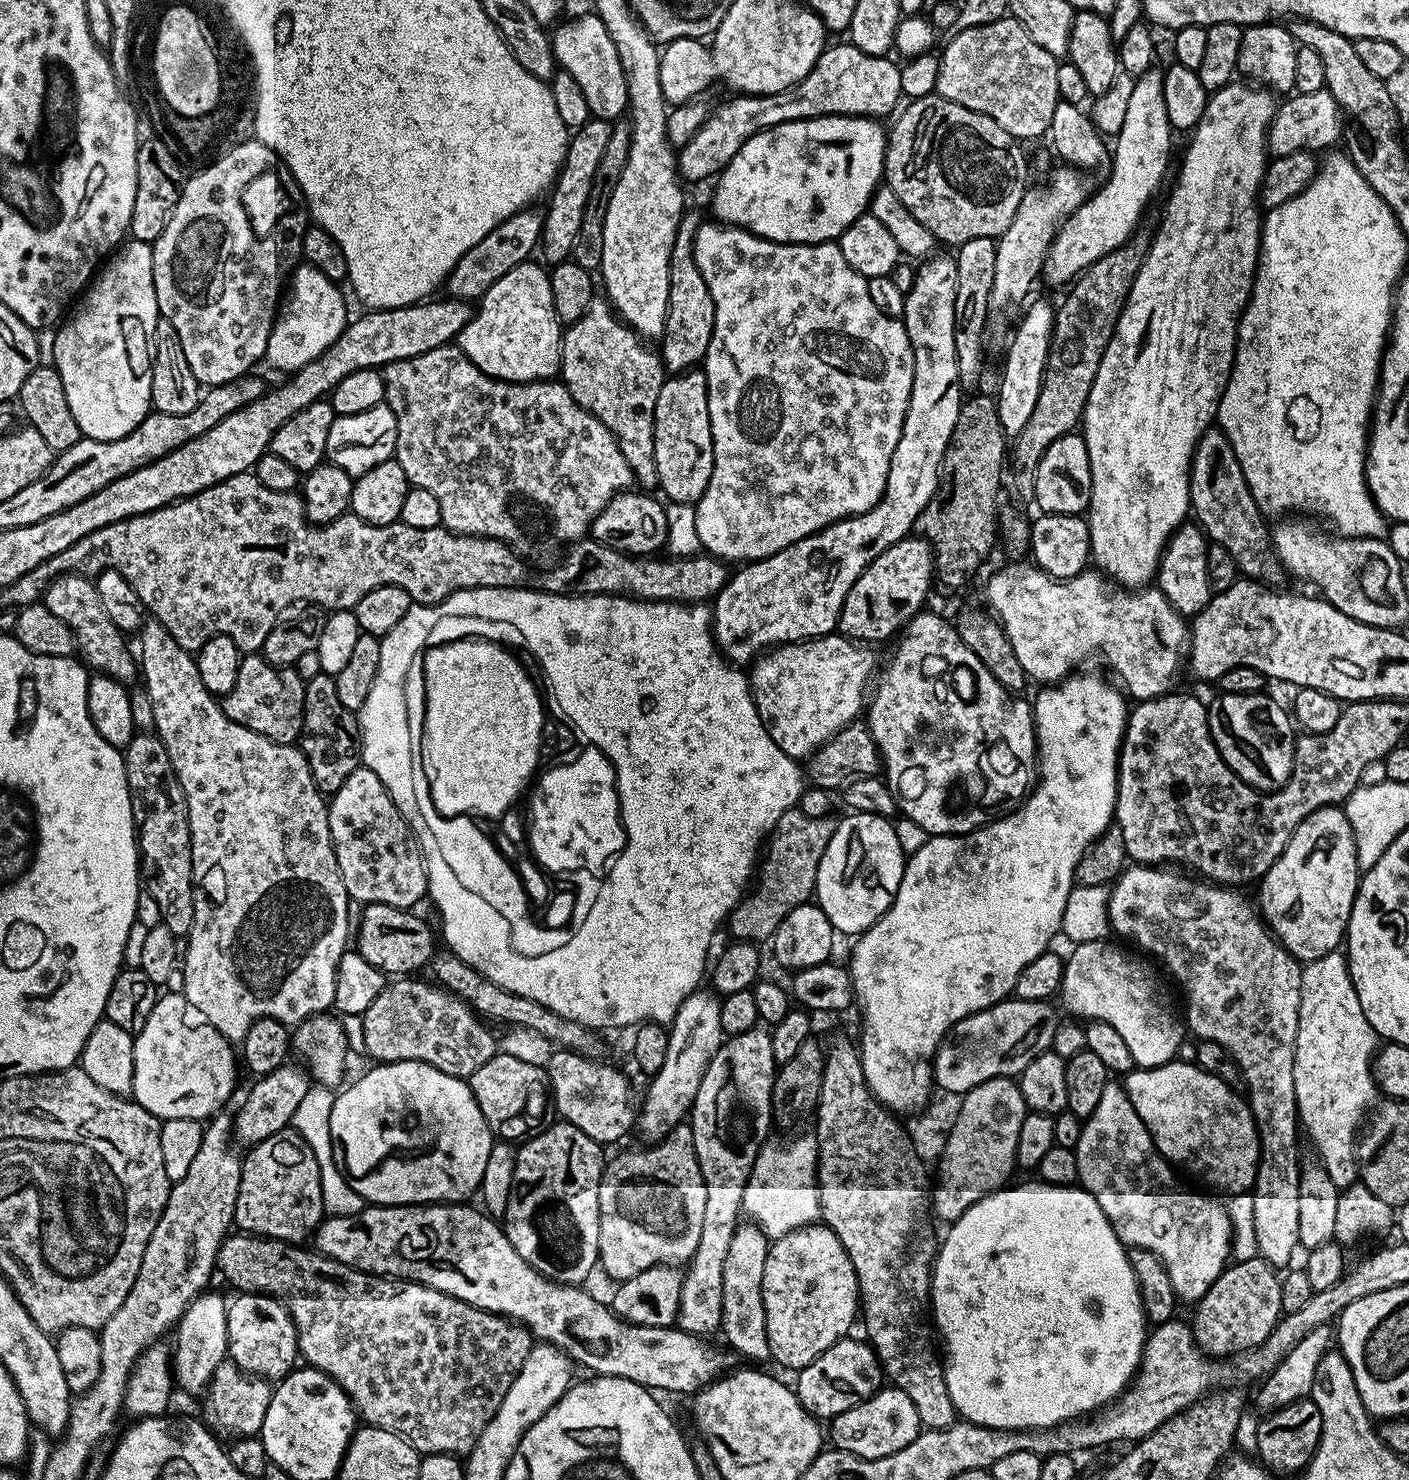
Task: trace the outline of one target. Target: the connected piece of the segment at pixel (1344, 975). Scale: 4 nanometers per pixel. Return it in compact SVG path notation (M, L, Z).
M1337 950L1307 961L1300 974L1298 1038L1294 1054L1296 1114L1303 1135L1320 1155L1316 1155L1319 1163L1340 1190L1358 1180L1358 1133L1362 1121L1378 1100L1372 1077L1372 1058L1377 1051L1378 1037L1366 1014L1362 1014L1362 1002L1358 1002L1350 978L1347 955Z

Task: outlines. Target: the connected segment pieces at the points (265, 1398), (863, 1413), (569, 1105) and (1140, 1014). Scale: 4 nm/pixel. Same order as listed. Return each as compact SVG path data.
M225 1358L214 1370L208 1387L203 1393L203 1423L217 1437L225 1438L256 1438L262 1430L262 1422L266 1422L266 1410L270 1410L270 1398L273 1385L264 1377L244 1372L234 1361Z
M895 1386L881 1387L870 1399L832 1417L831 1447L837 1452L854 1454L863 1460L886 1458L890 1454L898 1454L898 1450L906 1450L914 1438L918 1438L922 1425L918 1418L918 1410L914 1410L914 1402L902 1394Z
M553 1051L546 1063L550 1100L560 1111L559 1119L565 1124L578 1126L595 1144L616 1144L628 1131L633 1131L638 1112L632 1108L632 1088L616 1072L603 1068L600 1062L577 1052Z
M1102 939L1077 944L1071 949L1072 953L1067 953L1058 1000L1064 1003L1066 1011L1076 1015L1073 1017L1114 1026L1114 1030L1122 1034L1126 1046L1130 1046L1130 1054L1140 1068L1167 1064L1179 1050L1186 1028L1179 1015L1172 1016L1168 988L1160 981L1161 973L1156 973L1146 961L1131 956L1126 949L1119 948L1124 947L1119 943L1108 943L1107 939Z

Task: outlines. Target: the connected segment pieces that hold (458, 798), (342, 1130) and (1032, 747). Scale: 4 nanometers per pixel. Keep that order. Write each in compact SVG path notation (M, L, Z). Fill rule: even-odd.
M462 640L450 642L441 650L431 651L428 656L428 736L424 736L424 768L428 768L428 776L432 776L432 796L436 796L436 808L444 808L444 816L463 818L467 812L473 812L476 818L500 818L511 809L512 796L516 796L516 788L524 784L524 776L528 776L528 768L532 768L532 760L536 760L536 732L540 732L540 704L536 704L536 692L532 692L532 684L524 680L524 672L516 668L516 660L512 656L504 656L500 648L492 648L492 643L485 640Z
M426 1062L377 1063L372 1067L376 1068L362 1073L345 1092L340 1090L335 1093L334 1110L330 1110L332 1157L338 1170L348 1179L348 1185L372 1206L423 1206L437 1202L467 1201L467 1196L471 1192L473 1195L480 1187L482 1174L486 1174L486 1158L490 1158L490 1150L494 1143L494 1133L488 1129L486 1118L482 1118L482 1110L478 1110L478 1102L467 1079L446 1074Z
M921 610L904 625L902 635L895 641L896 649L892 652L892 657L888 660L888 665L879 673L878 679L875 681L874 687L870 692L870 699L866 704L866 723L870 734L874 738L874 742L880 751L880 759L882 761L882 776L888 785L888 789L894 794L896 799L897 809L902 813L906 819L913 820L928 833L929 836L958 836L968 835L975 832L977 829L984 827L993 820L1007 815L1013 809L1020 806L1023 800L1029 795L1030 789L1035 783L1038 774L1038 749L1036 747L1036 728L1035 720L1033 718L1032 704L1029 701L1016 701L1016 699L1007 688L1004 688L993 674L986 669L982 660L978 658L972 651L970 646L966 646L960 640L960 635L956 633L955 627L951 623L947 624L942 617L936 612L928 612L929 610ZM955 668L964 668L970 670L971 674L976 676L976 698L971 702L966 702L954 689L948 685L948 675L951 674ZM959 780L966 780L966 808L960 809L958 812L951 812L948 809L948 791L951 790L952 784L956 784Z

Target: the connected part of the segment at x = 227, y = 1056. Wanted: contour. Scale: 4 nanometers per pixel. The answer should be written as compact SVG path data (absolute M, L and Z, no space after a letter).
M183 993L159 995L153 1010L150 1010L150 1015L146 1018L145 1026L134 1038L133 1099L163 1121L174 1118L205 1121L226 1106L224 1104L236 1086L238 1058L231 1041L228 1041L220 1031L203 1022L191 1026L185 1018L189 1006Z

